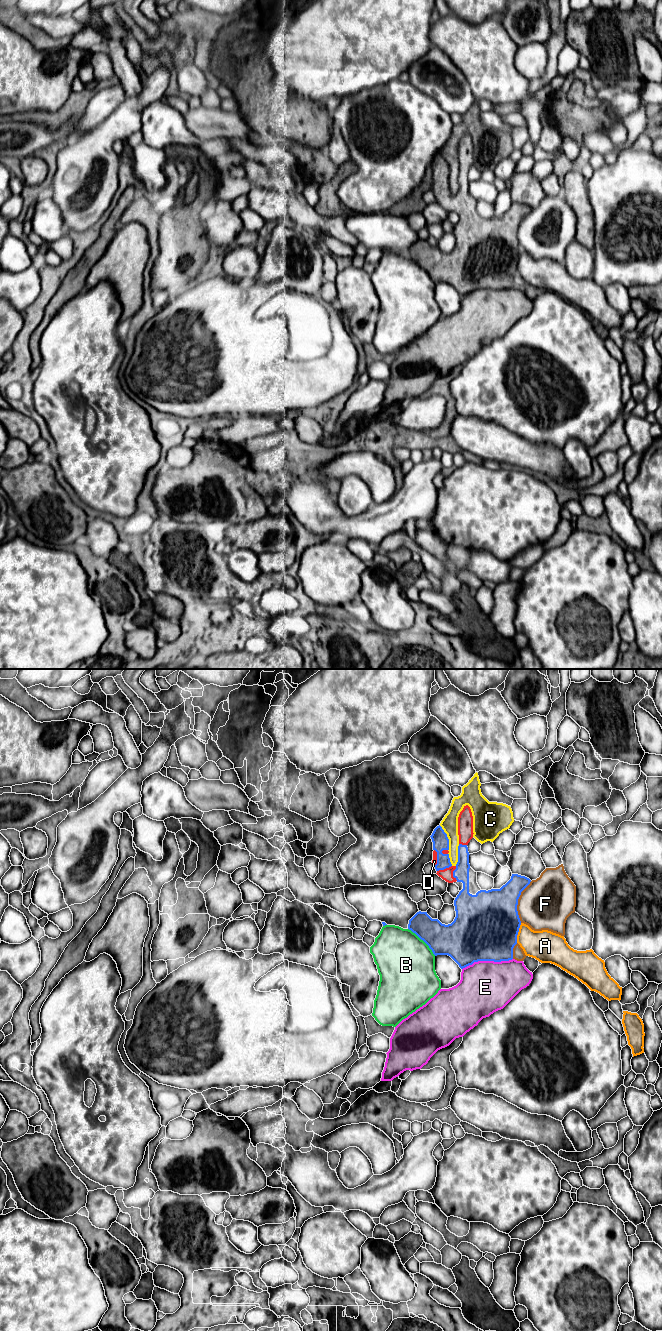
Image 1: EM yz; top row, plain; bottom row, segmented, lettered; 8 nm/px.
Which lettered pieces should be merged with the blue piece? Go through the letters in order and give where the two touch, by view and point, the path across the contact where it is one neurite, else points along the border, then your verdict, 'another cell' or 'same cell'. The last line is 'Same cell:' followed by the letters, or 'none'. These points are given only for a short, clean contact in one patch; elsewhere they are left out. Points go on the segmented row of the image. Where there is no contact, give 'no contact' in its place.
A: contact yz (517, 933); another cell
B: contact yz (423, 940); another cell
C: contact yz (447, 838); another cell
D: contact yz (453, 873); same cell
E: contact yz (487, 960); another cell
F: contact yz (517, 902); another cell
Same cell: D

